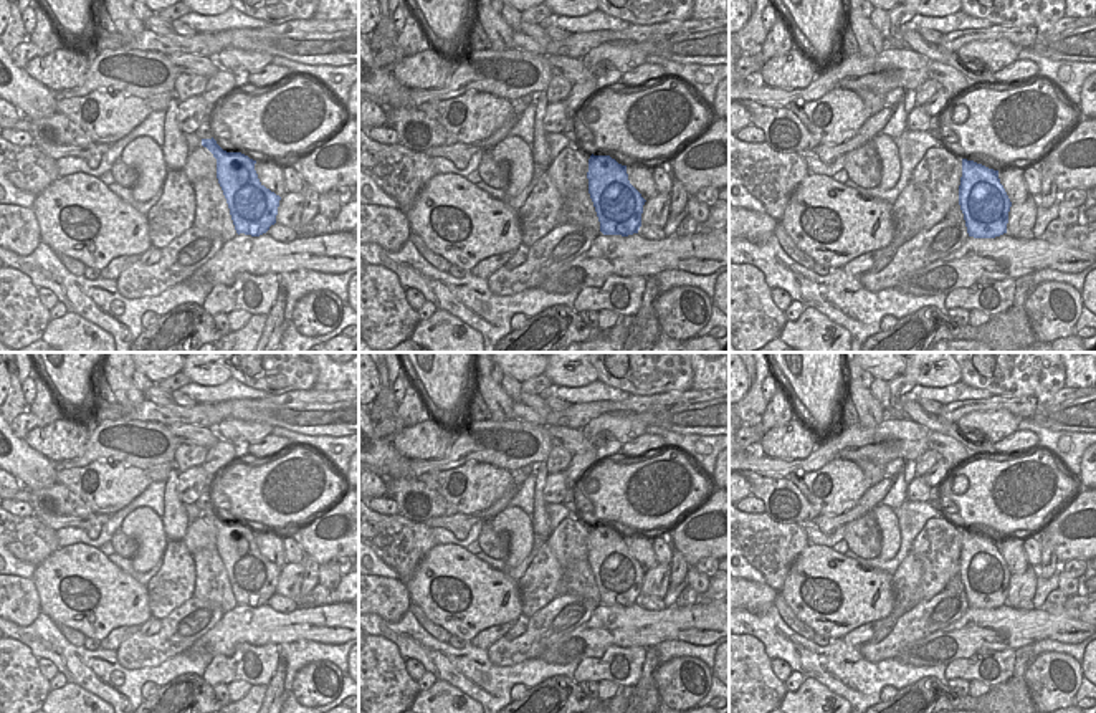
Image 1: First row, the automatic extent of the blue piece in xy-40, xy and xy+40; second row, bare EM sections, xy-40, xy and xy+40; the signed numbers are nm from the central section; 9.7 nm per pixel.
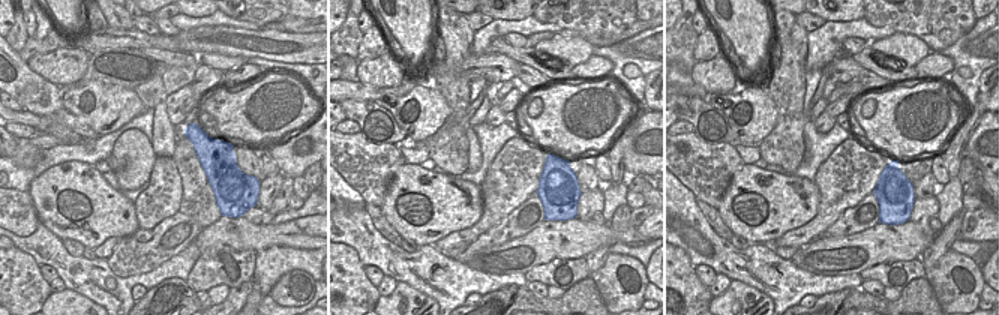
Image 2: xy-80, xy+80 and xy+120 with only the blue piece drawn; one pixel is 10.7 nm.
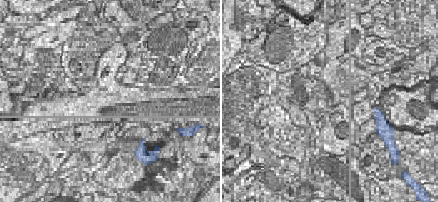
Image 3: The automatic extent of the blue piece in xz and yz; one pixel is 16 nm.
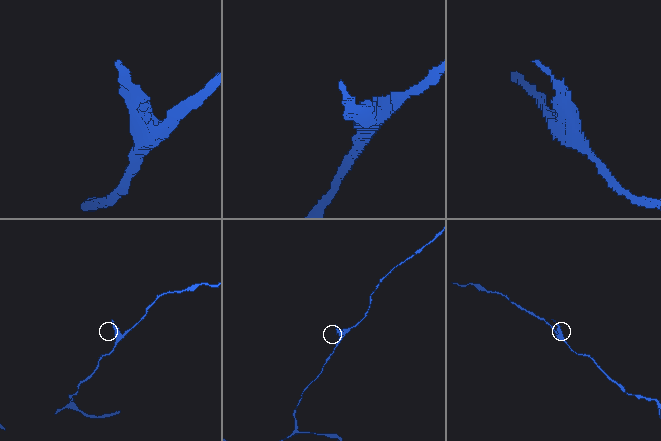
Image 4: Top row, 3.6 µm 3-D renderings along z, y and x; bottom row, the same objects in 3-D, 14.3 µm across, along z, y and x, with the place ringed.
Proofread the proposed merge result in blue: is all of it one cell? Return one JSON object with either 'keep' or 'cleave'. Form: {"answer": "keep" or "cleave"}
{"answer": "cleave"}

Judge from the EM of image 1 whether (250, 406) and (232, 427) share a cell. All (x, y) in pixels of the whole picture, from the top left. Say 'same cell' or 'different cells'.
different cells

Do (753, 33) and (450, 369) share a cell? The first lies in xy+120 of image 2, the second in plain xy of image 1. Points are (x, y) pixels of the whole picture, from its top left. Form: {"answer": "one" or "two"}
{"answer": "one"}

